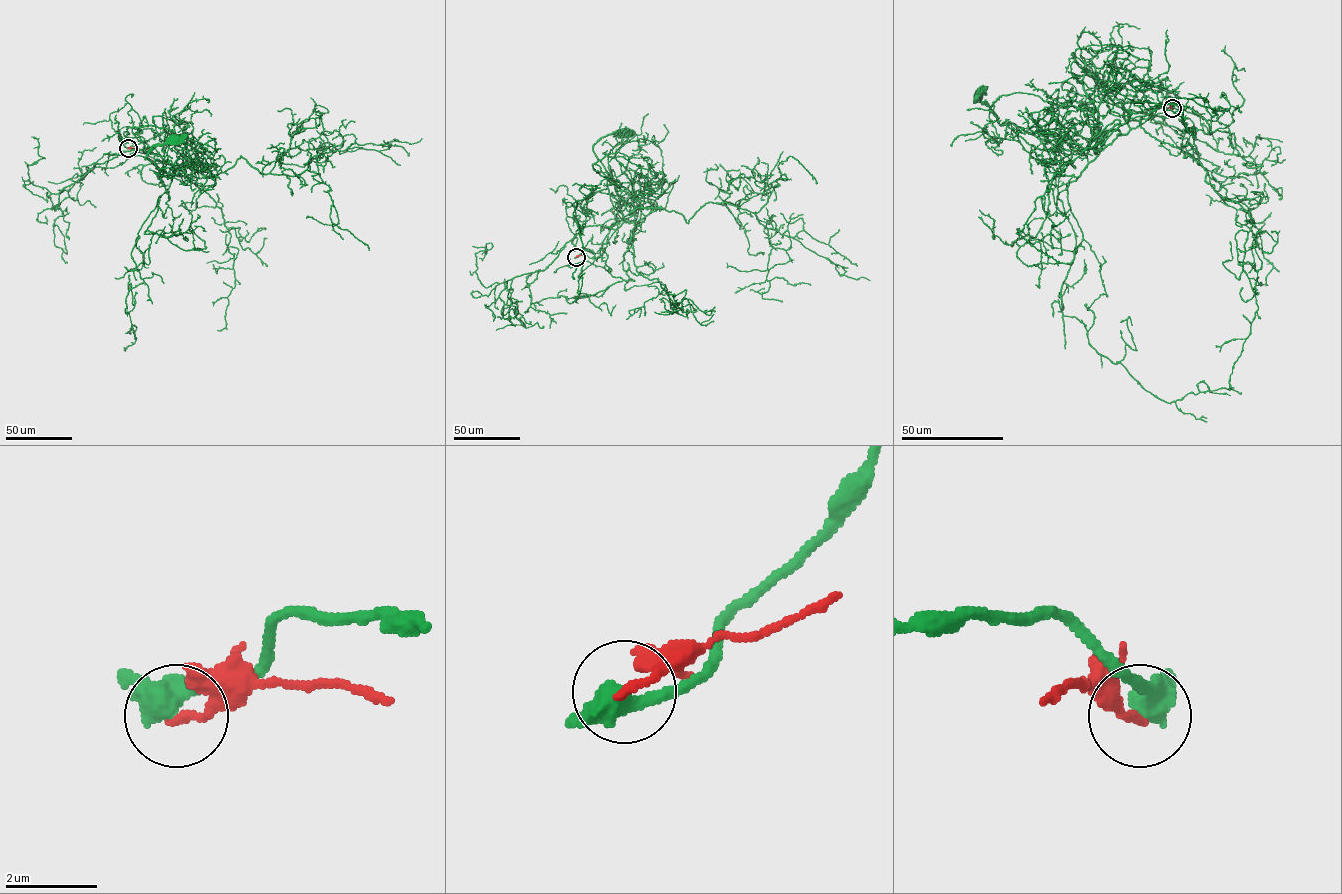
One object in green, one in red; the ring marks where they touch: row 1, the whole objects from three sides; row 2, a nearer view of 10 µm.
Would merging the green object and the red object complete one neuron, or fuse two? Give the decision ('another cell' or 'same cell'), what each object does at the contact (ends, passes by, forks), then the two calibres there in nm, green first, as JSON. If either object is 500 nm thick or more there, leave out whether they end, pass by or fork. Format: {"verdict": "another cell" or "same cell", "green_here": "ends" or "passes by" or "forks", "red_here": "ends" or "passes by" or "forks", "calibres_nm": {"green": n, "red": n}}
{"verdict": "another cell", "green_here": "passes by", "red_here": "ends", "calibres_nm": {"green": 440, "red": 200}}

